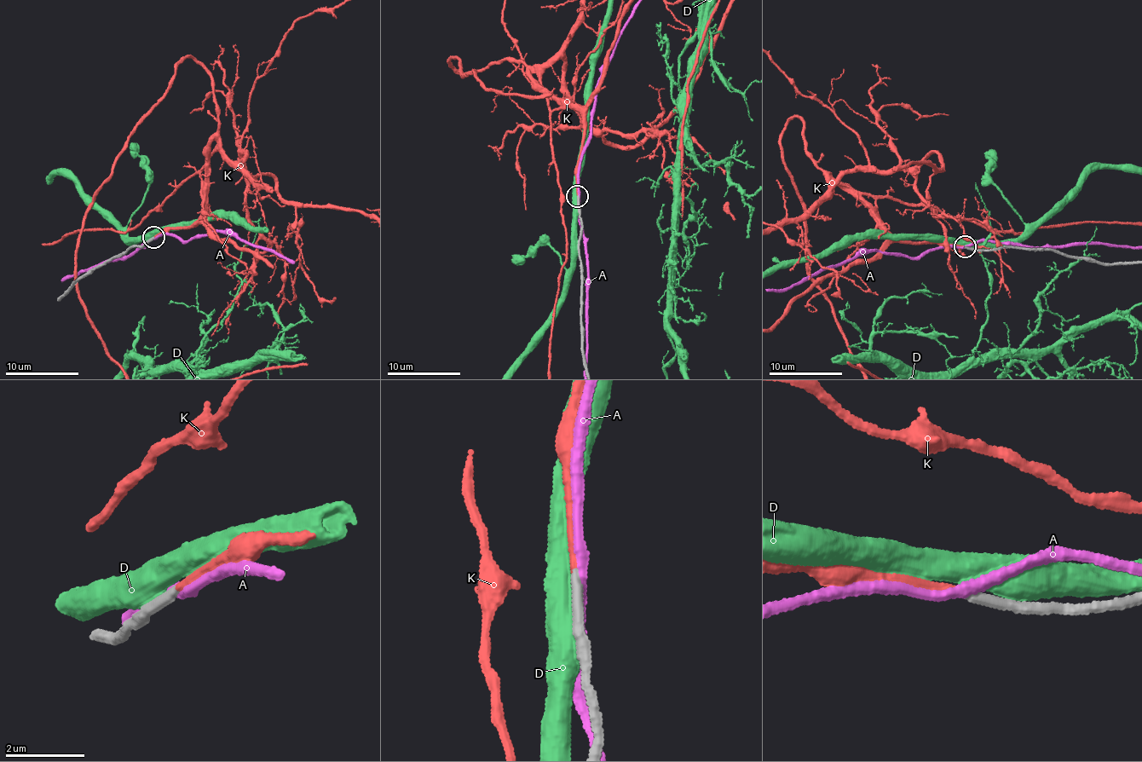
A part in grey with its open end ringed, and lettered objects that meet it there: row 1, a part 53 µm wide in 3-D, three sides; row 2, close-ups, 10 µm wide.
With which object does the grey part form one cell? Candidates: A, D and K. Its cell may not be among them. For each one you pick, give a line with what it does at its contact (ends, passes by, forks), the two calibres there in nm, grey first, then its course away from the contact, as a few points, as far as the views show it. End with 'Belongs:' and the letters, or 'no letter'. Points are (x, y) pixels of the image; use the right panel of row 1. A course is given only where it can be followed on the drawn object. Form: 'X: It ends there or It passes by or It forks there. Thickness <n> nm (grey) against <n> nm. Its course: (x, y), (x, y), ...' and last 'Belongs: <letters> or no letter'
K: It ends there. Thickness 240 nm (grey) against 240 nm
Belongs: K

